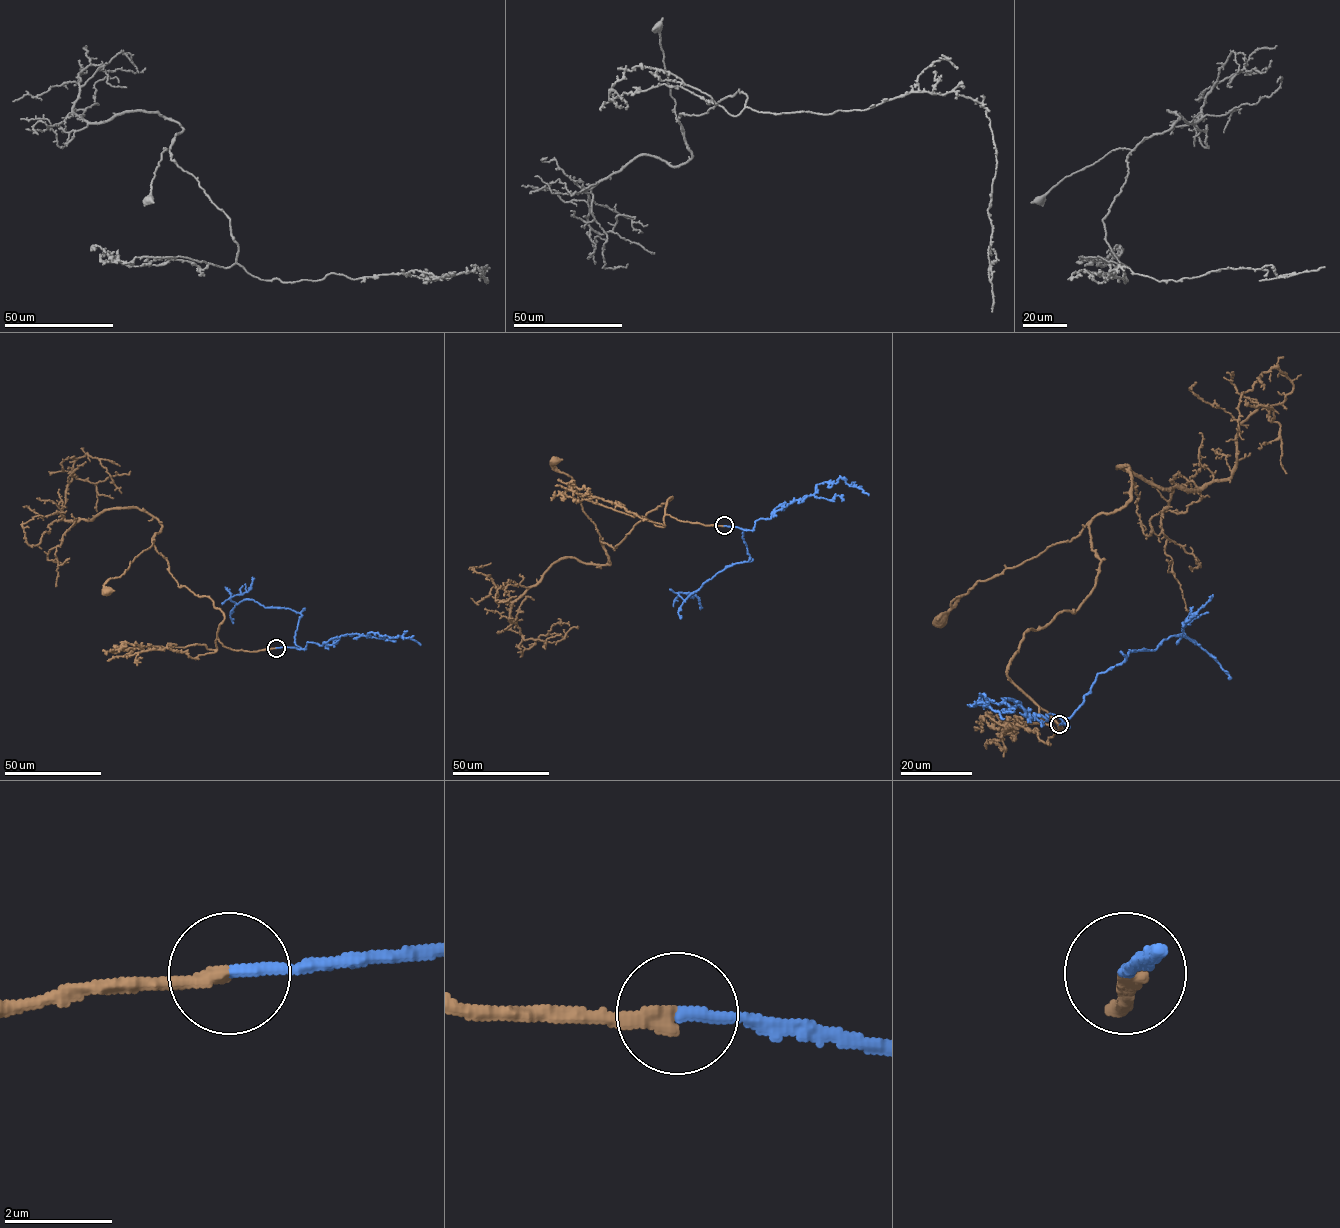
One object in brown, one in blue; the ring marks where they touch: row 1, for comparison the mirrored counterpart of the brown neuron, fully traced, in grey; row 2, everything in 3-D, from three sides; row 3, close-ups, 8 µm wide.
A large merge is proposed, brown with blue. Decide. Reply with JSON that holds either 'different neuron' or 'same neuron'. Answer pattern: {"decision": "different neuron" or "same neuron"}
{"decision": "same neuron"}

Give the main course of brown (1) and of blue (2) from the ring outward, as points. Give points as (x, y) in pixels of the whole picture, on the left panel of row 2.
1: (276, 648), (224, 646), (217, 637), (223, 613), (208, 596), (179, 587), (153, 537), (105, 590)
2: (276, 648), (301, 648), (294, 637), (302, 614), (253, 600), (232, 602), (232, 596), (250, 589), (252, 577)

